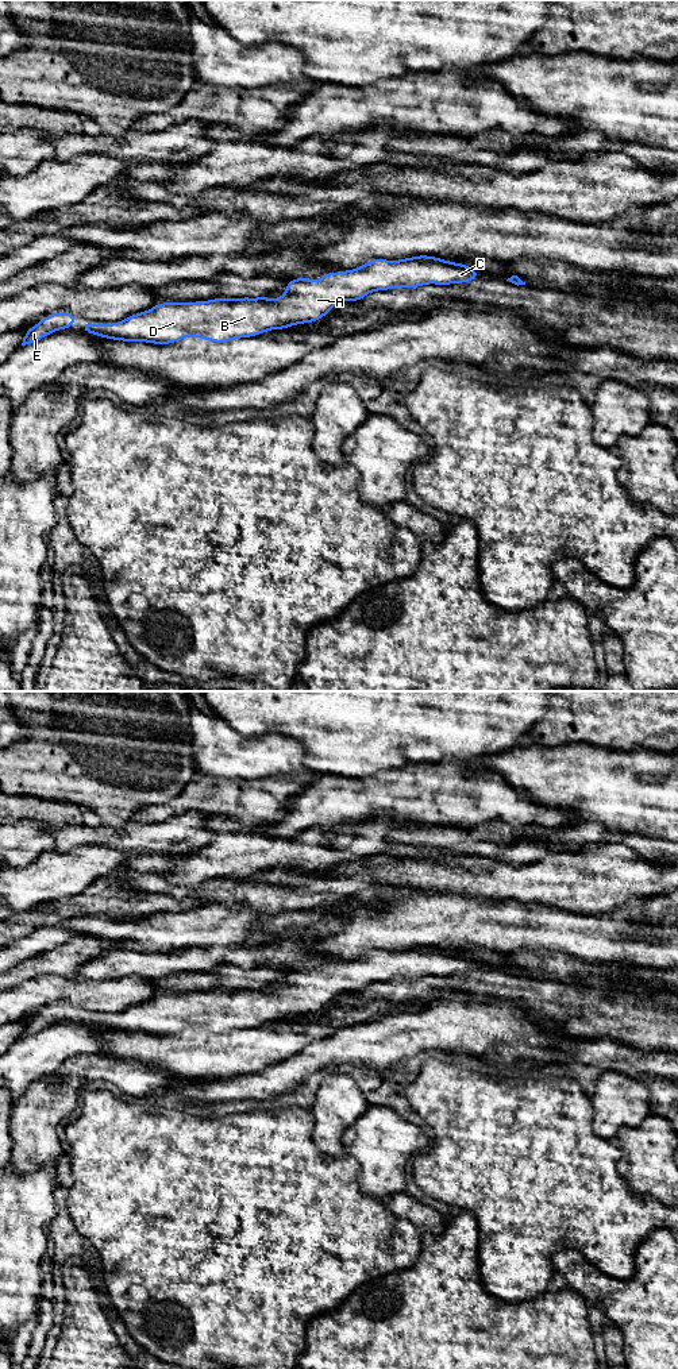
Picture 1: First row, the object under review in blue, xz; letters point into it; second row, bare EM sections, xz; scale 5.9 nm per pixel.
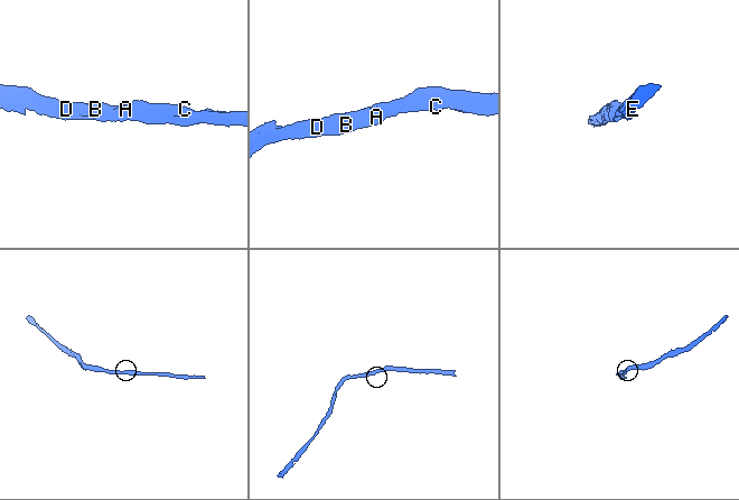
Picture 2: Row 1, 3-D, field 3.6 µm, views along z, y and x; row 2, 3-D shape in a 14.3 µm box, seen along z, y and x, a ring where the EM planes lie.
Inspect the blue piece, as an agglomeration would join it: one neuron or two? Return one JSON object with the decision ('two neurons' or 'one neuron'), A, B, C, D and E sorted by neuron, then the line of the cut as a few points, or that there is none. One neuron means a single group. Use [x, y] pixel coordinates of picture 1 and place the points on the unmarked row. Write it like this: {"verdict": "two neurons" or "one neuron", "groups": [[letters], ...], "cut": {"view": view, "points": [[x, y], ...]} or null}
{"verdict": "one neuron", "groups": [["A", "B", "C", "D", "E"]], "cut": null}

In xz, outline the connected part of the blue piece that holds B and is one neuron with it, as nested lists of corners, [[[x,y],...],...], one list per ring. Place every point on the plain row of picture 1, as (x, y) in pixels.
[[[419,946],[398,952],[371,950],[365,956],[346,963],[328,964],[319,972],[312,969],[289,971],[285,986],[278,990],[242,988],[212,990],[194,994],[161,994],[151,1000],[135,1004],[123,1013],[112,1015],[82,1014],[82,1022],[122,1033],[146,1033],[170,1036],[186,1027],[207,1030],[213,1034],[226,1034],[240,1029],[253,1029],[271,1021],[285,1021],[290,1017],[315,1014],[323,1010],[336,995],[359,992],[367,984],[396,979],[416,980],[435,975],[451,976],[474,972],[479,964],[465,955],[448,953],[442,949]]]

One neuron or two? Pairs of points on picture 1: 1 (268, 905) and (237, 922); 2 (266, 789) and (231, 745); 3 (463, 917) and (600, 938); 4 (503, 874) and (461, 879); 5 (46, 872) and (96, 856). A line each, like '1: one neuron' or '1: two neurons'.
1: two neurons
2: two neurons
3: one neuron
4: one neuron
5: one neuron

